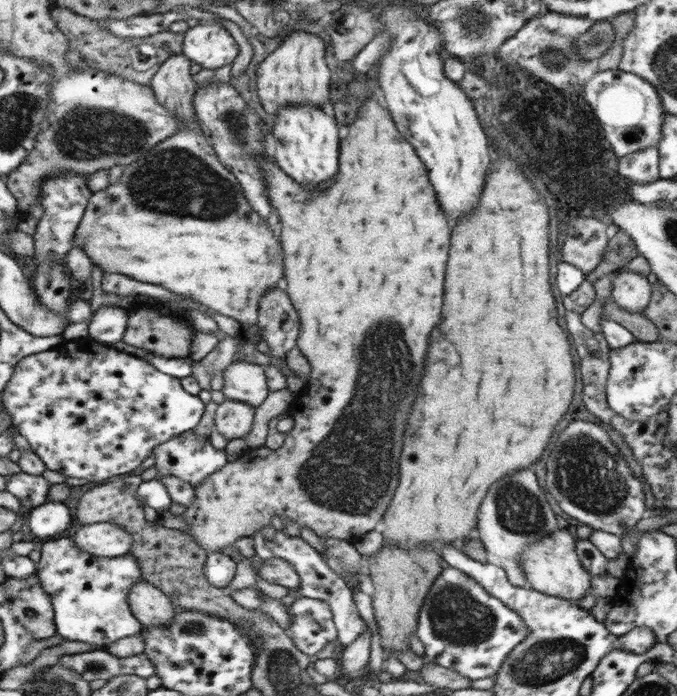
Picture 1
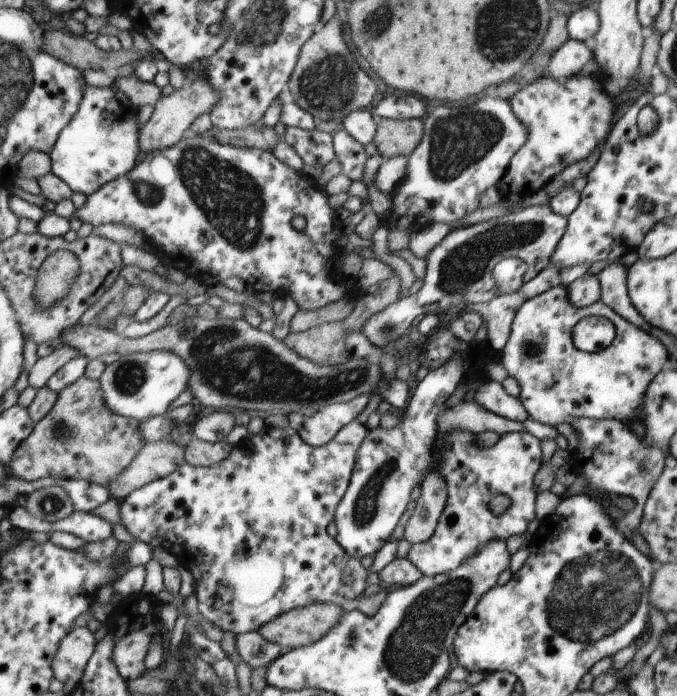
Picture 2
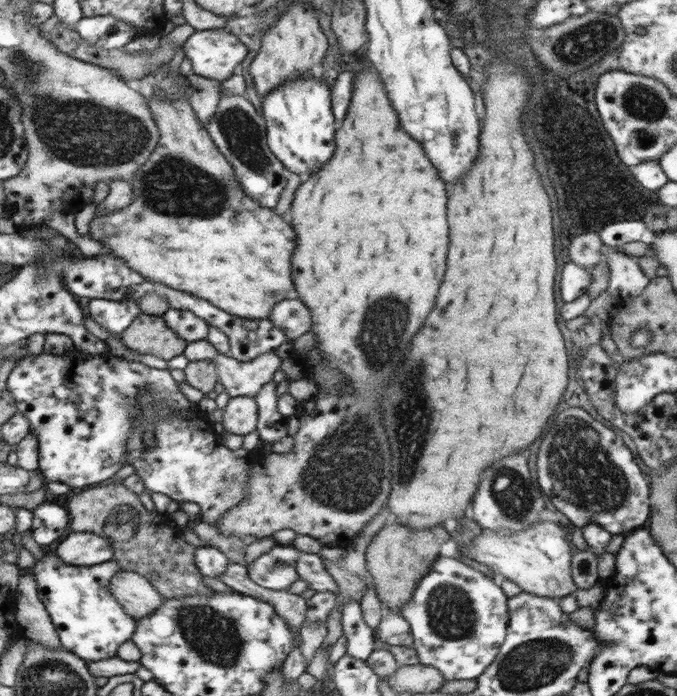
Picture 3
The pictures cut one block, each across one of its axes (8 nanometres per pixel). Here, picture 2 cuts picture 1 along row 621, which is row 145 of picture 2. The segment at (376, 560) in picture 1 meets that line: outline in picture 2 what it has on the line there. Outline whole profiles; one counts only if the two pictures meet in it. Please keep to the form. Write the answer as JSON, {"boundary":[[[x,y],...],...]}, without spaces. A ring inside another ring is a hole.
{"boundary":[[[422,119],[378,120],[373,139],[382,158],[409,157],[422,141]]]}

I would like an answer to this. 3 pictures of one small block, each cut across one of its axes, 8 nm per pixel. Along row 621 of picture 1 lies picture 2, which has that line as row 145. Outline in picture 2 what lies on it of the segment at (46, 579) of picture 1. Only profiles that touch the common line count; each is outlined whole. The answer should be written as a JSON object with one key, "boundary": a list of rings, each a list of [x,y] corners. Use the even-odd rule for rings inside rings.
{"boundary":[[[89,86],[79,114],[63,131],[51,155],[53,173],[70,185],[74,192],[90,196],[112,180],[131,172],[140,156],[138,108],[122,89]]]}

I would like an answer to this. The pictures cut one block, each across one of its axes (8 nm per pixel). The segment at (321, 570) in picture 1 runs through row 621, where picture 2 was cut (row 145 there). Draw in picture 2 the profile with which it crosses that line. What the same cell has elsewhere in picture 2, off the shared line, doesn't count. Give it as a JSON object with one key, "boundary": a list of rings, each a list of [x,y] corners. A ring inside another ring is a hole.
{"boundary":[[[339,128],[333,134],[333,148],[340,165],[343,167],[343,174],[352,181],[360,181],[363,176],[364,164],[368,160],[365,146],[357,142],[343,128]]]}

